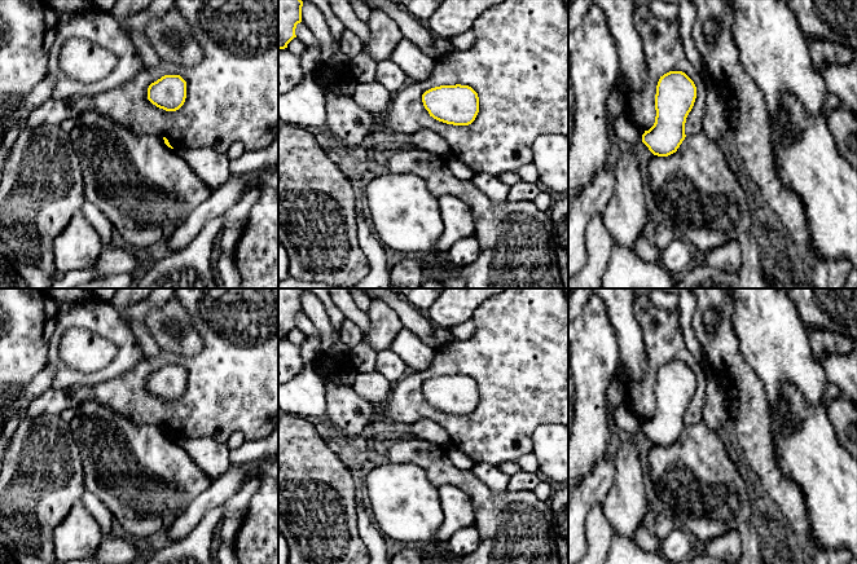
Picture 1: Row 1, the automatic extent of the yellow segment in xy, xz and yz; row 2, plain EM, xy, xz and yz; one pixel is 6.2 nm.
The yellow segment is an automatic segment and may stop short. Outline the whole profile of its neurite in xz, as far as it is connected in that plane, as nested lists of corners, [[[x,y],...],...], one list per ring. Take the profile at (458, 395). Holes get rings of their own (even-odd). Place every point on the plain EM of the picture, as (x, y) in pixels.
[[[469,375],[431,378],[422,384],[422,392],[430,406],[453,415],[469,415],[479,402],[478,383]]]

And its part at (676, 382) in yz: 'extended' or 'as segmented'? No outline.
as segmented

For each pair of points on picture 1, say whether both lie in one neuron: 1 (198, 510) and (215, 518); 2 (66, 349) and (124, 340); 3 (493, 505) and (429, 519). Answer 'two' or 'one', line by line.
1: two
2: two
3: two

